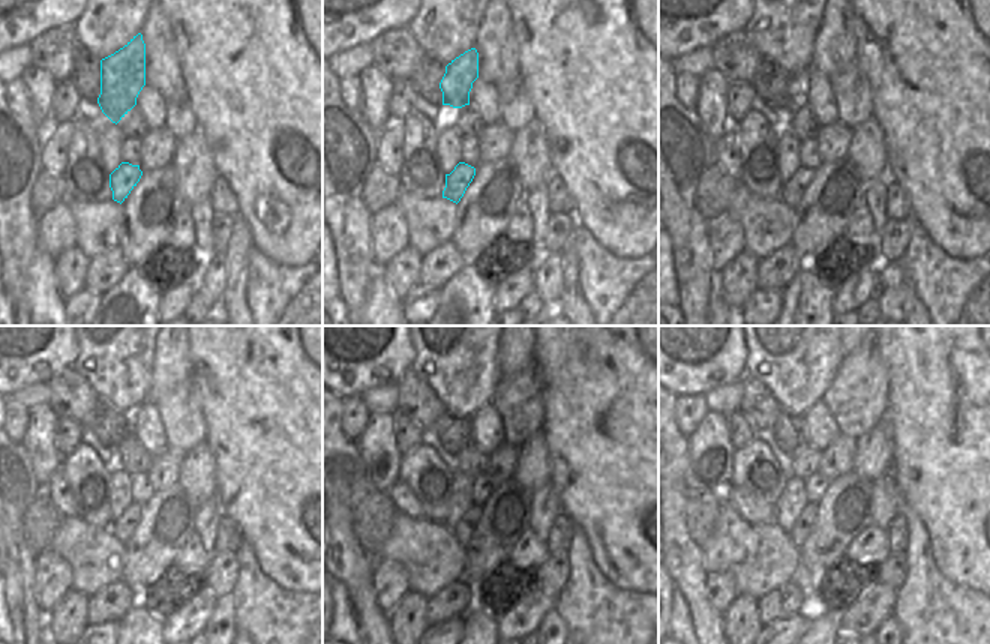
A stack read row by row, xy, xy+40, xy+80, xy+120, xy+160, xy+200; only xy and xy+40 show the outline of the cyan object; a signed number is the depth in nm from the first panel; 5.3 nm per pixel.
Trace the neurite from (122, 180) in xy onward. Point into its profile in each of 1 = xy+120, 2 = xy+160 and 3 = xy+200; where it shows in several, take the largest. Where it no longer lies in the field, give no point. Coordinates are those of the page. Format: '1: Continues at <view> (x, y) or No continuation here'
1: Continues at xy+120 (123, 527)
2: Continues at xy+160 (462, 530)
3: Continues at xy+200 (806, 520).

